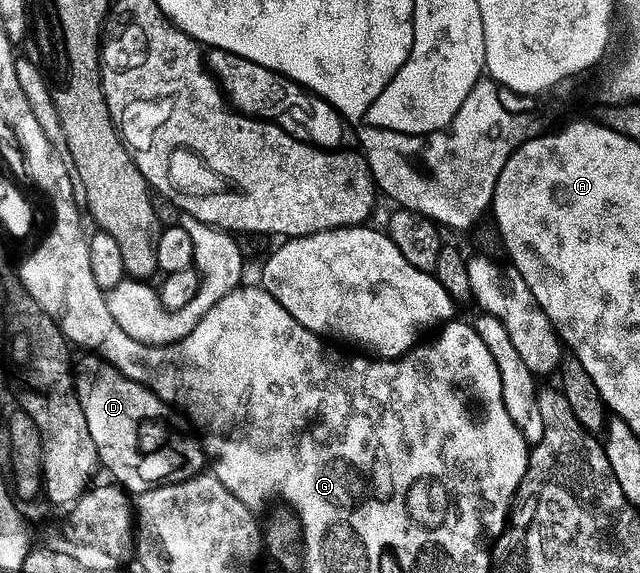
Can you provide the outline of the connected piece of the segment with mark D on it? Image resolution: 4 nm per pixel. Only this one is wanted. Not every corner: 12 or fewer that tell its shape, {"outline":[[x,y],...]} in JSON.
{"outline":[[95,356],[74,385],[101,467],[139,496],[205,473],[191,421]]}

